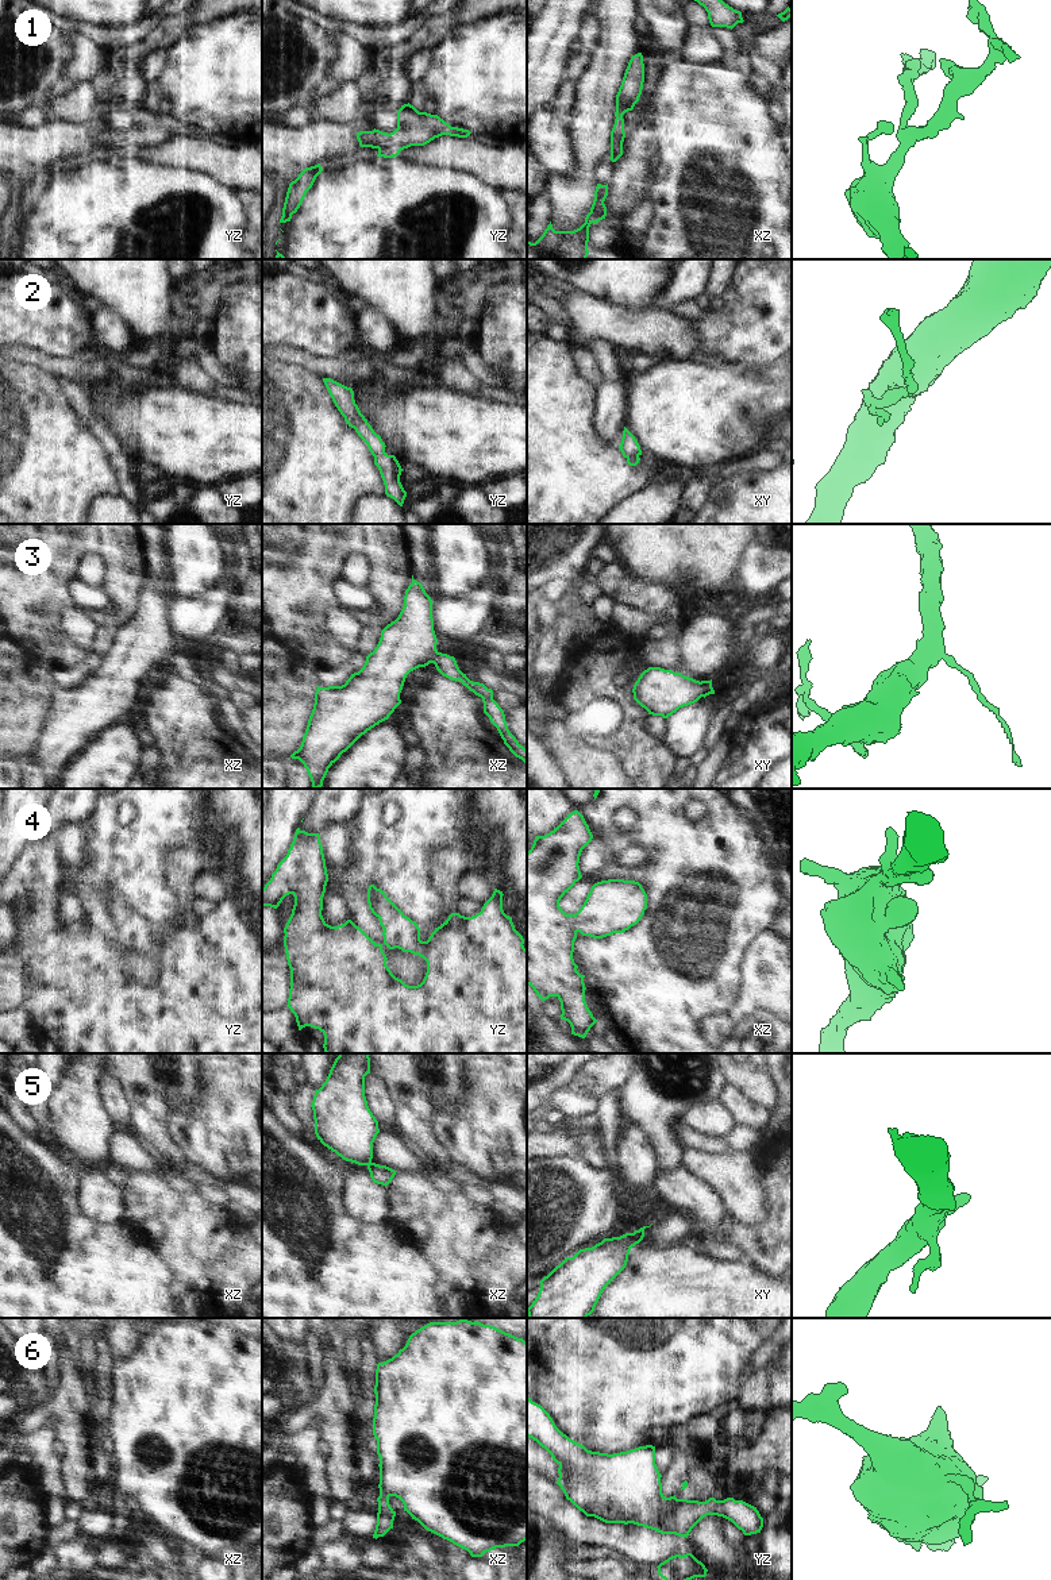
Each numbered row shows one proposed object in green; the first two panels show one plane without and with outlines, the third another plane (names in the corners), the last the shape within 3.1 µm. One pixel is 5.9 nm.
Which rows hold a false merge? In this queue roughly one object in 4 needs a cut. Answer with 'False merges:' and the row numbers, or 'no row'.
False merges: 5

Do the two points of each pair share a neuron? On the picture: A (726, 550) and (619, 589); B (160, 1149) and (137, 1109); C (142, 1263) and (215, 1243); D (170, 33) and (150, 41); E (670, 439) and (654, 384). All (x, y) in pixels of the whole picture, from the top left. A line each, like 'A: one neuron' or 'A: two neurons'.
A: two neurons
B: one neuron
C: two neurons
D: one neuron
E: one neuron

